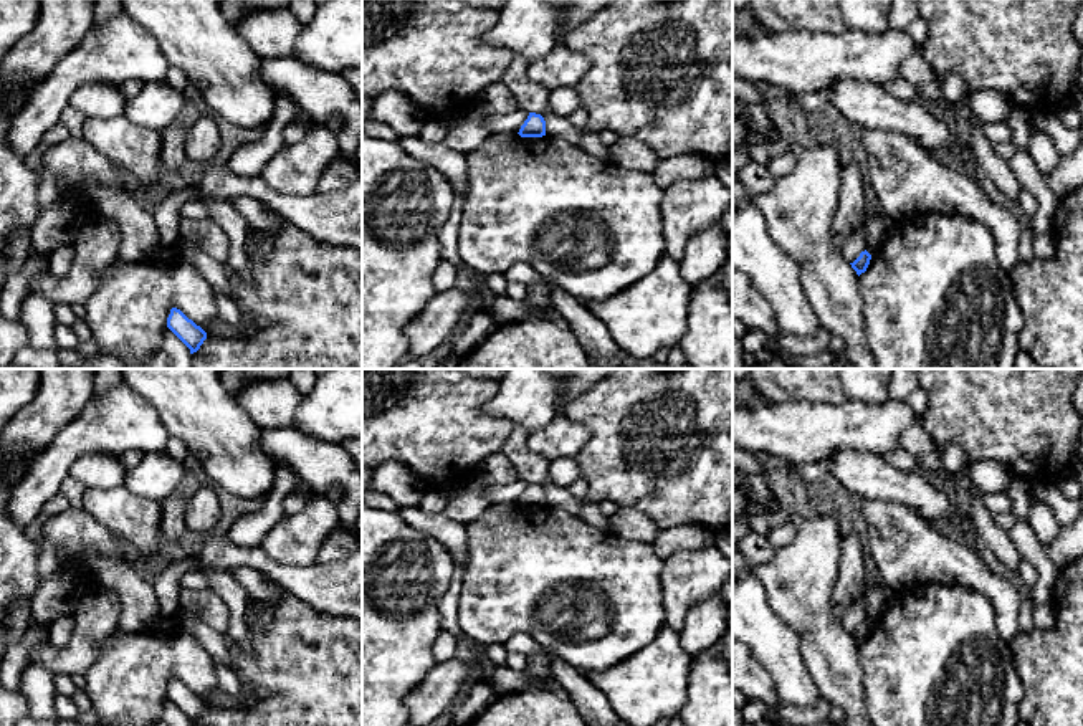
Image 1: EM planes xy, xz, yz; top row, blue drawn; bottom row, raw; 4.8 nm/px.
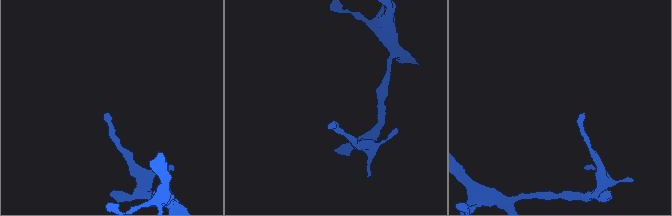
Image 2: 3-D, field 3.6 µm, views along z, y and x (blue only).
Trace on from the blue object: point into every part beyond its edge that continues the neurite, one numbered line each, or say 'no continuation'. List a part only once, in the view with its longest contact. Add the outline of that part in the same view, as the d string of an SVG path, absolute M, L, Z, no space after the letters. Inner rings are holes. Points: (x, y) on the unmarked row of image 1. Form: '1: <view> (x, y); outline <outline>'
no continuation

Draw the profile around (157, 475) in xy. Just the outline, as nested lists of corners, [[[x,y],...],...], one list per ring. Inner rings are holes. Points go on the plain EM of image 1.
[[[165,451],[146,453],[144,460],[126,473],[124,486],[137,496],[165,501],[182,485],[187,470]]]

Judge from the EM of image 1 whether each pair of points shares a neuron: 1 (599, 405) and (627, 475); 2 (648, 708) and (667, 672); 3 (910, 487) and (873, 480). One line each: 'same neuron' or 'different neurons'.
1: same neuron
2: same neuron
3: same neuron

